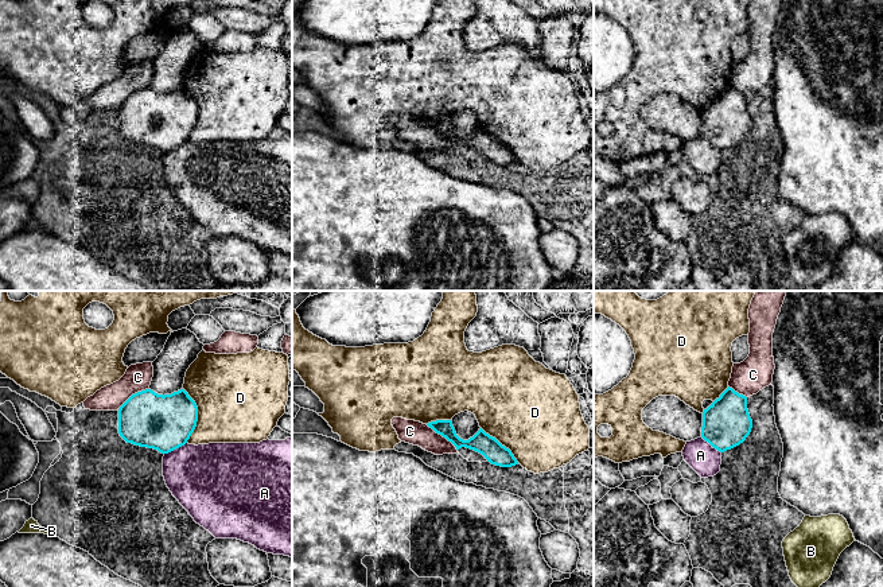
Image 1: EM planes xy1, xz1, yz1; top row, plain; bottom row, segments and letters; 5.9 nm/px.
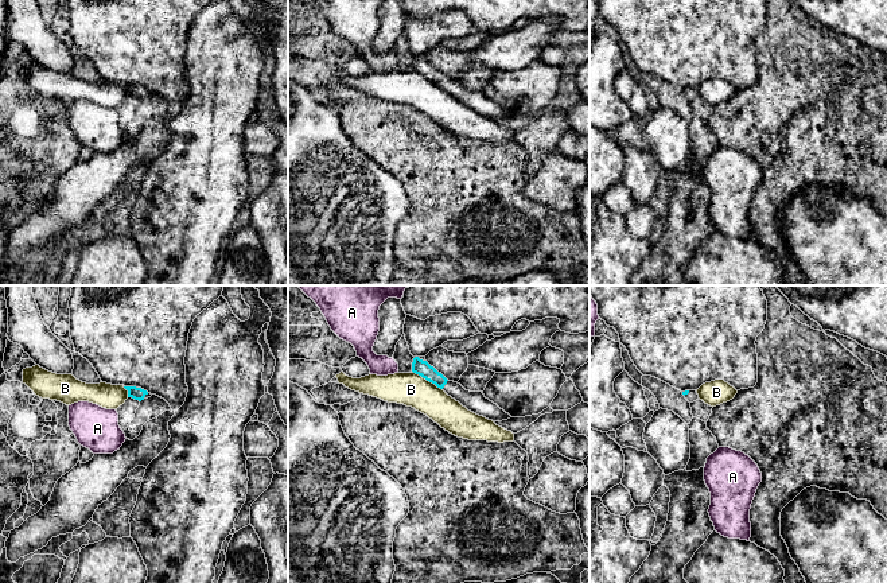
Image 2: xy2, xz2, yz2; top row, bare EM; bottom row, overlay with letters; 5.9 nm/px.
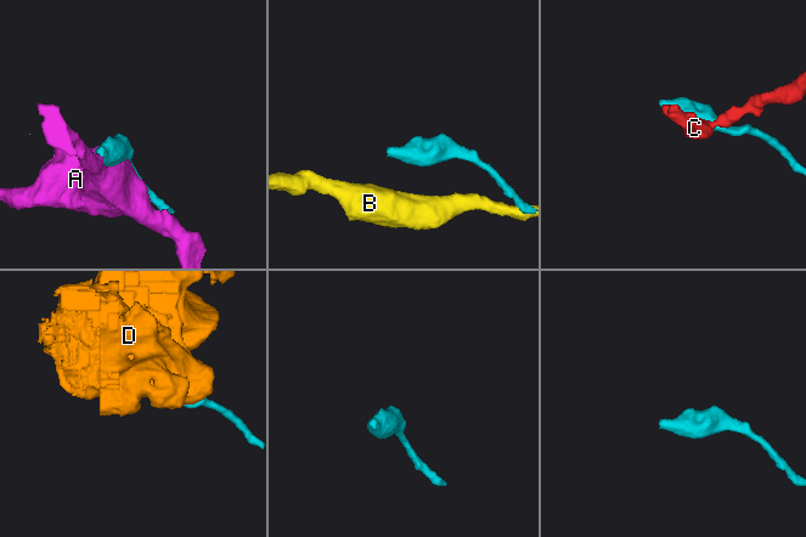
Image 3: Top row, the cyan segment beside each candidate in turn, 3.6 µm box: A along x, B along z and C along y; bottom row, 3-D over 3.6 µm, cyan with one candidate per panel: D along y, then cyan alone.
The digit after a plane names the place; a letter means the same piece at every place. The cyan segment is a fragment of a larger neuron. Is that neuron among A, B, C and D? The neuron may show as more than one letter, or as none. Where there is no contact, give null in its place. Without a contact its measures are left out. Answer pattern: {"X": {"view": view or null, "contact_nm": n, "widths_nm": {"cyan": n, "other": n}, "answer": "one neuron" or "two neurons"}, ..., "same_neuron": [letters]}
{"A": {"view": "xy1", "contact_nm": 150, "widths_nm": {"cyan": 340, "other": 420}, "answer": "two neurons"}, "B": {"view": "xz2", "contact_nm": 220, "widths_nm": {"cyan": 90, "other": 200}, "answer": "two neurons"}, "C": {"view": "xz1", "contact_nm": 240, "widths_nm": {"cyan": 120, "other": 140}, "answer": "two neurons"}, "D": {"view": "xy1", "contact_nm": 320, "widths_nm": {"cyan": 340, "other": 480}, "answer": "two neurons"}, "same_neuron": []}

